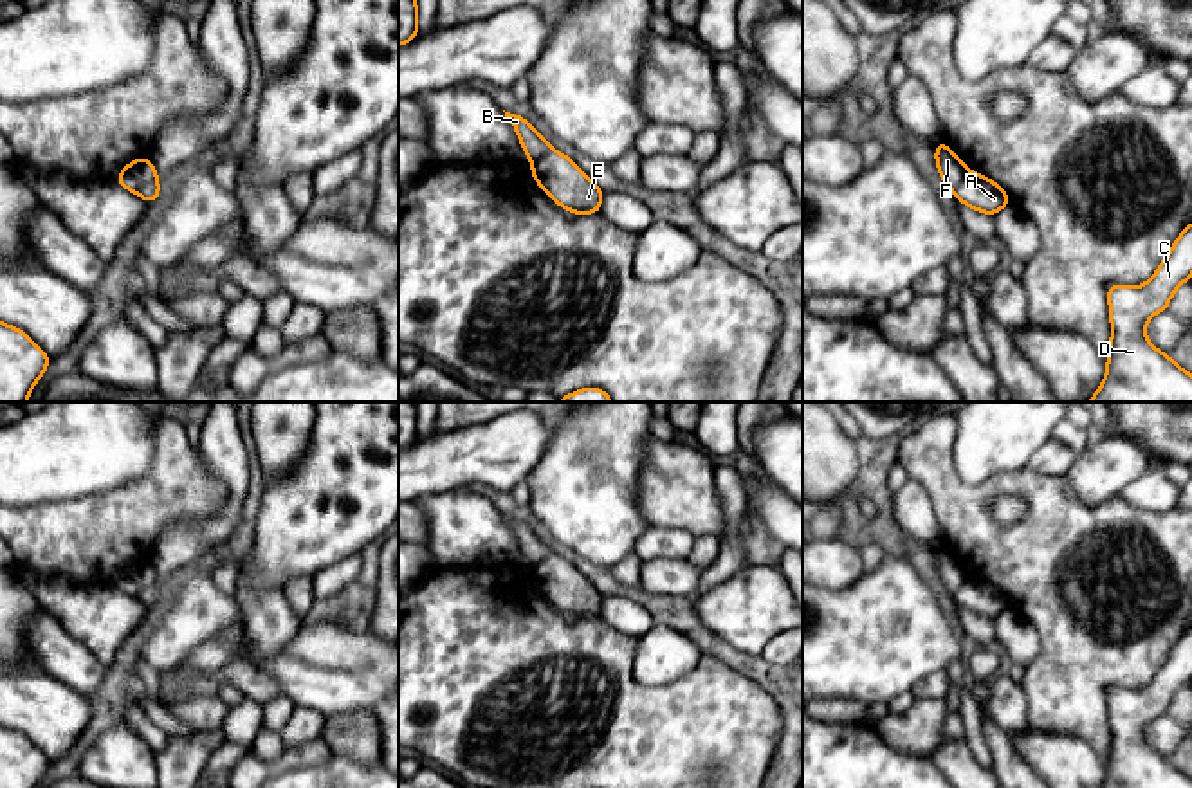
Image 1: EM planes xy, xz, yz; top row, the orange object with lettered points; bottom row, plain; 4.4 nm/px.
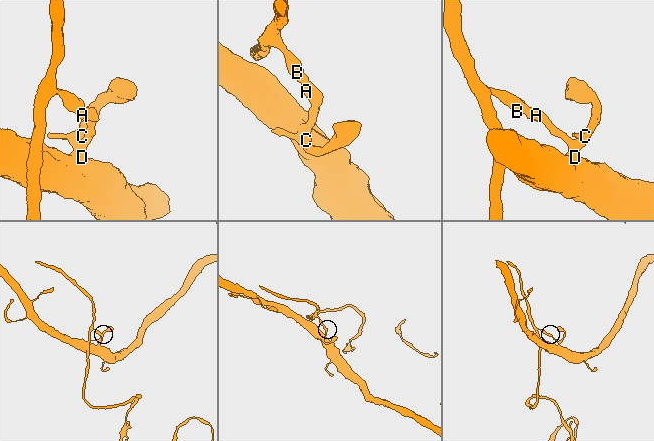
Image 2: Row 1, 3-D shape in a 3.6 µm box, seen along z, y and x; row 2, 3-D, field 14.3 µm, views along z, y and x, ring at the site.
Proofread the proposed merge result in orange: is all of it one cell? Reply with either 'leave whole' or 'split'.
split

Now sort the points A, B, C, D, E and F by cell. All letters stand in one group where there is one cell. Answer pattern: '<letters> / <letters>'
A C D E / B F

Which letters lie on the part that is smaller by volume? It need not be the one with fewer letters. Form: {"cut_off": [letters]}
{"cut_off": ["B", "F"]}

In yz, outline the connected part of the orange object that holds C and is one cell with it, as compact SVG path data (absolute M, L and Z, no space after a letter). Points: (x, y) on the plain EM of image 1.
M1192 628L1183 631L1152 682L1138 691L1107 691L1111 748L1102 788L1192 788L1192 777L1145 739L1147 725L1167 714L1176 692L1192 683Z

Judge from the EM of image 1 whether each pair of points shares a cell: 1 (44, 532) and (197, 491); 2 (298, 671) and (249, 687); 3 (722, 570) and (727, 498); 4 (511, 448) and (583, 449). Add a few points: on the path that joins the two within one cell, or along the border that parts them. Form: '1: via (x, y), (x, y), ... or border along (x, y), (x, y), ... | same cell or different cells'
1: via (82, 532), (118, 529), (159, 496) | same cell
2: border along (237, 659), (271, 678), (282, 693) | different cells
3: via (731, 552), (733, 516) | same cell
4: border along (545, 421), (550, 431), (545, 455), (523, 478) | different cells

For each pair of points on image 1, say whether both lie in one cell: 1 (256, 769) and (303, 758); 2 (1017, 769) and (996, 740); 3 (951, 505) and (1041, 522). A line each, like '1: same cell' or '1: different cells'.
1: same cell
2: same cell
3: same cell

